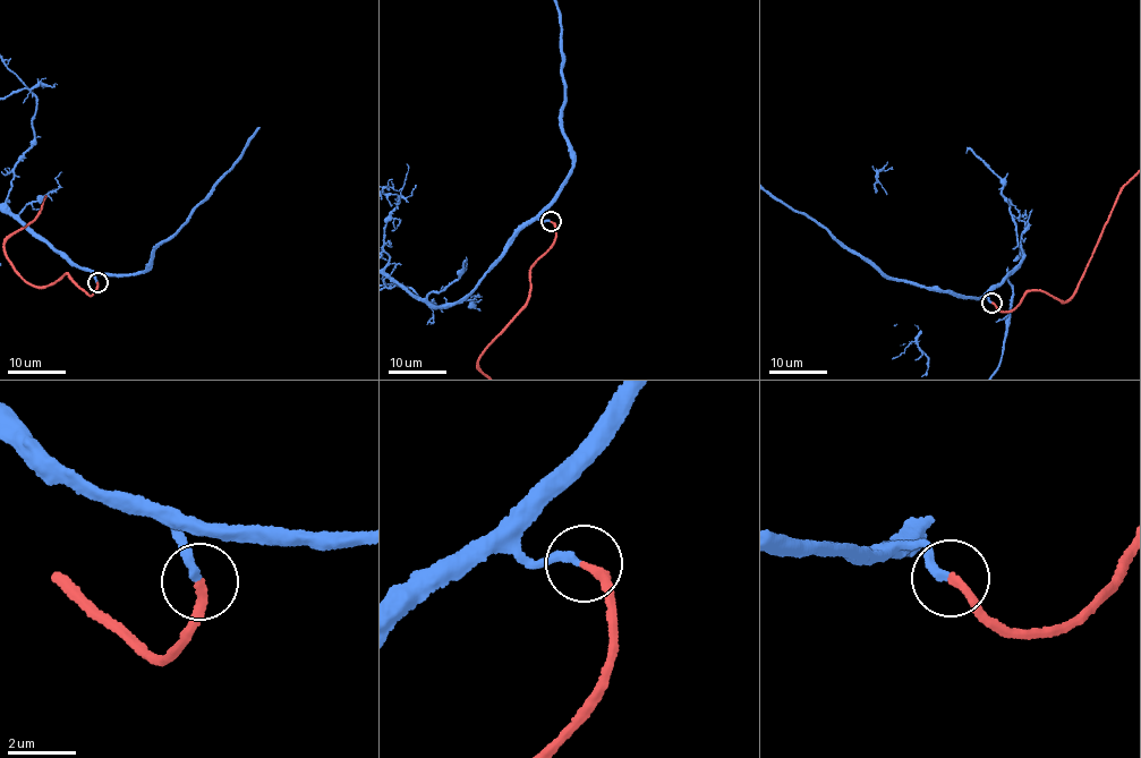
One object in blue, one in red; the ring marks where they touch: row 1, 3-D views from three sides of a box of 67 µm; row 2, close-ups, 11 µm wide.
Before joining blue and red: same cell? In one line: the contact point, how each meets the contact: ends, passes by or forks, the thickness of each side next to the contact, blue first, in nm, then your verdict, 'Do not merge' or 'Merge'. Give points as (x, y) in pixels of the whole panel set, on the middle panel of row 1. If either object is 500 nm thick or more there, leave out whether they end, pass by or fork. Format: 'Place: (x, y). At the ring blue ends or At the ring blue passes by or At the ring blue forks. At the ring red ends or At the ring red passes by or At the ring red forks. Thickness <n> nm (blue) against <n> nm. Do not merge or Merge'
Place: (551, 221). At the ring blue ends. At the ring red ends. Thickness 240 nm (blue) against 240 nm. Merge

